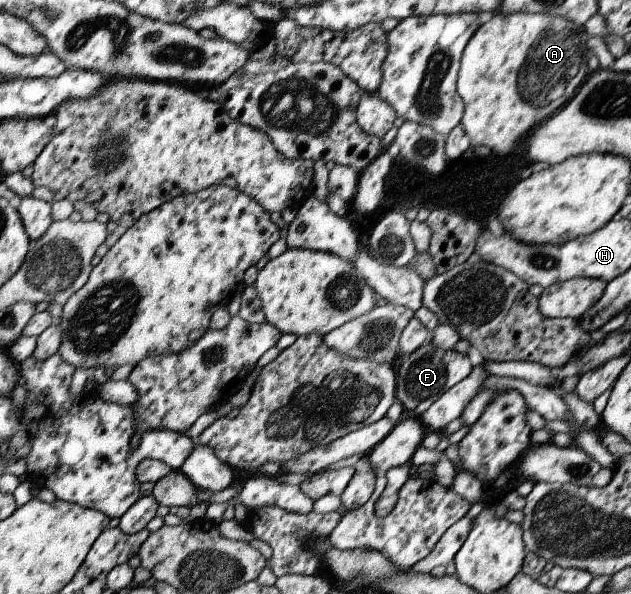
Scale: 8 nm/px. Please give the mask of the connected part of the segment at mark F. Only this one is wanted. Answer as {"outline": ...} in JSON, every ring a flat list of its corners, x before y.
{"outline":[[429,339,411,354,403,356,396,372,396,398,401,401,406,416,421,417,441,396,473,371,468,356,454,349,436,348]]}

